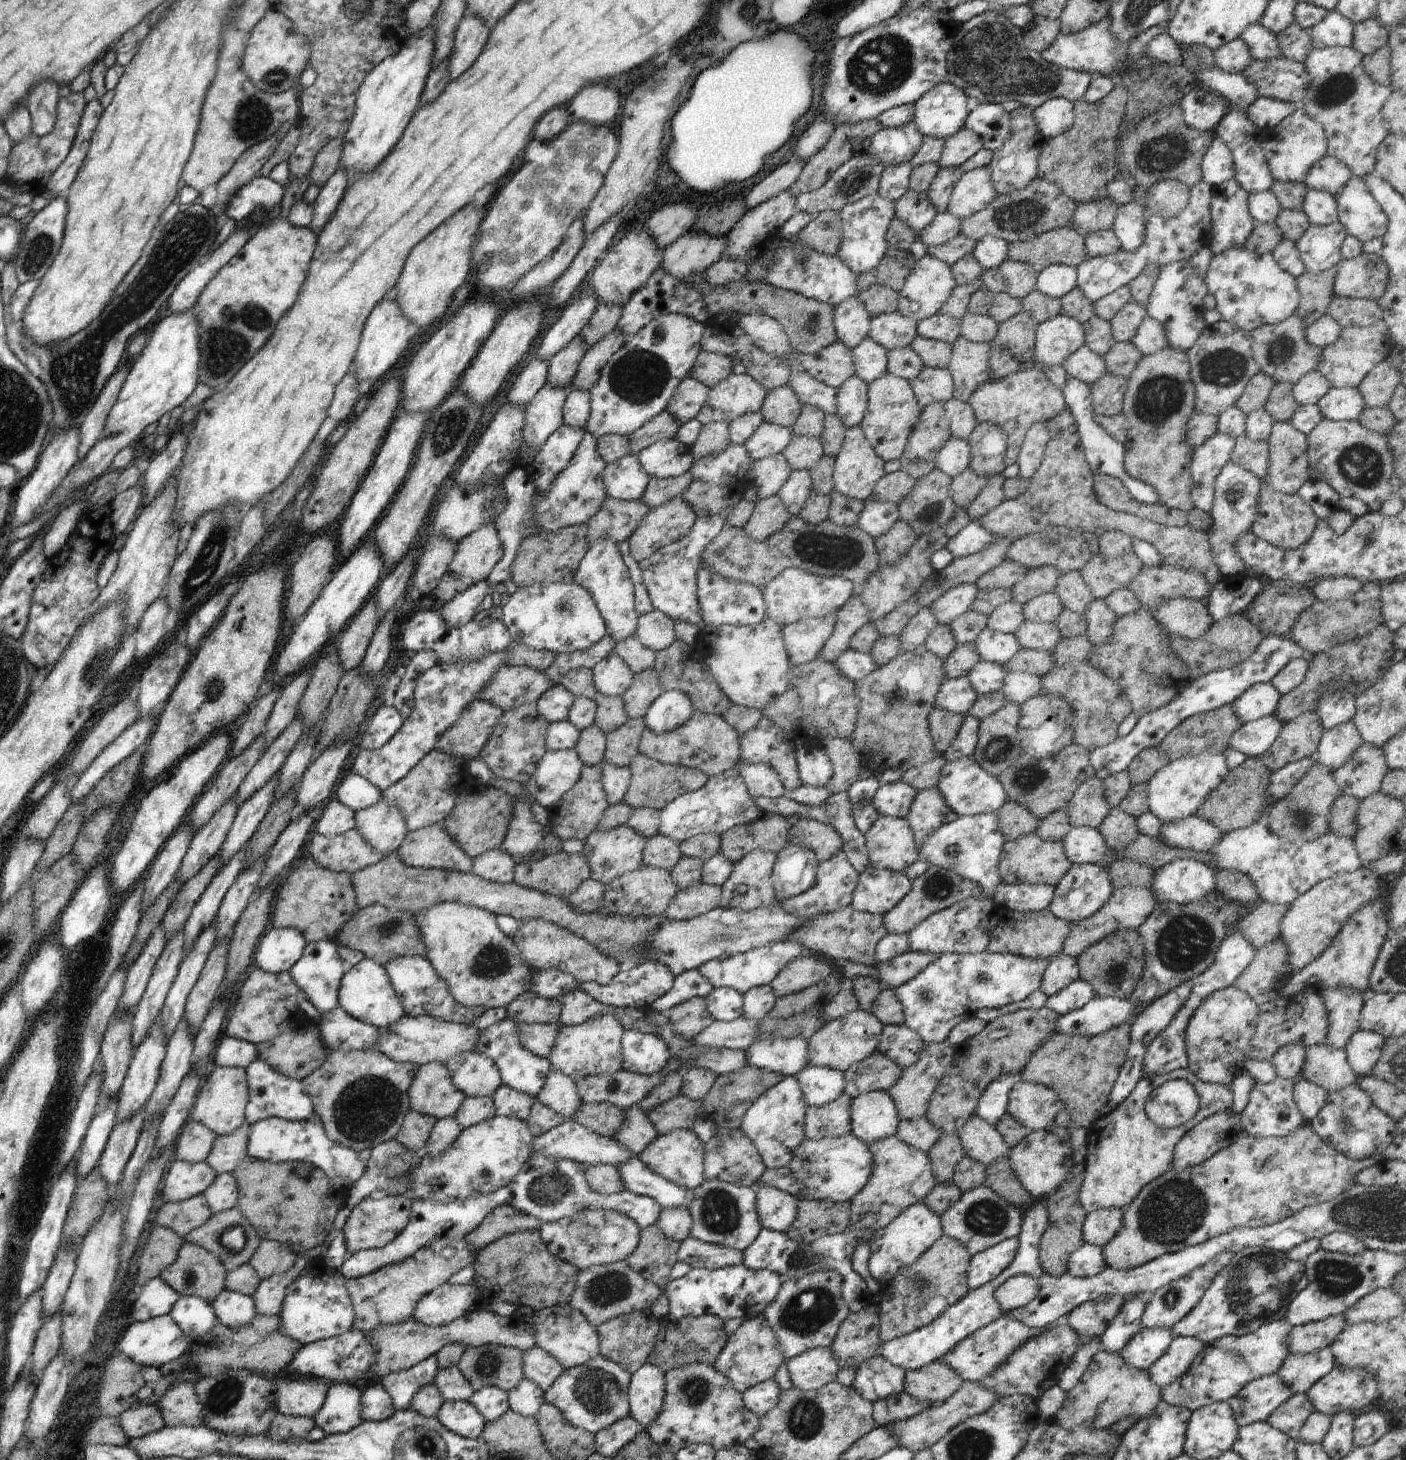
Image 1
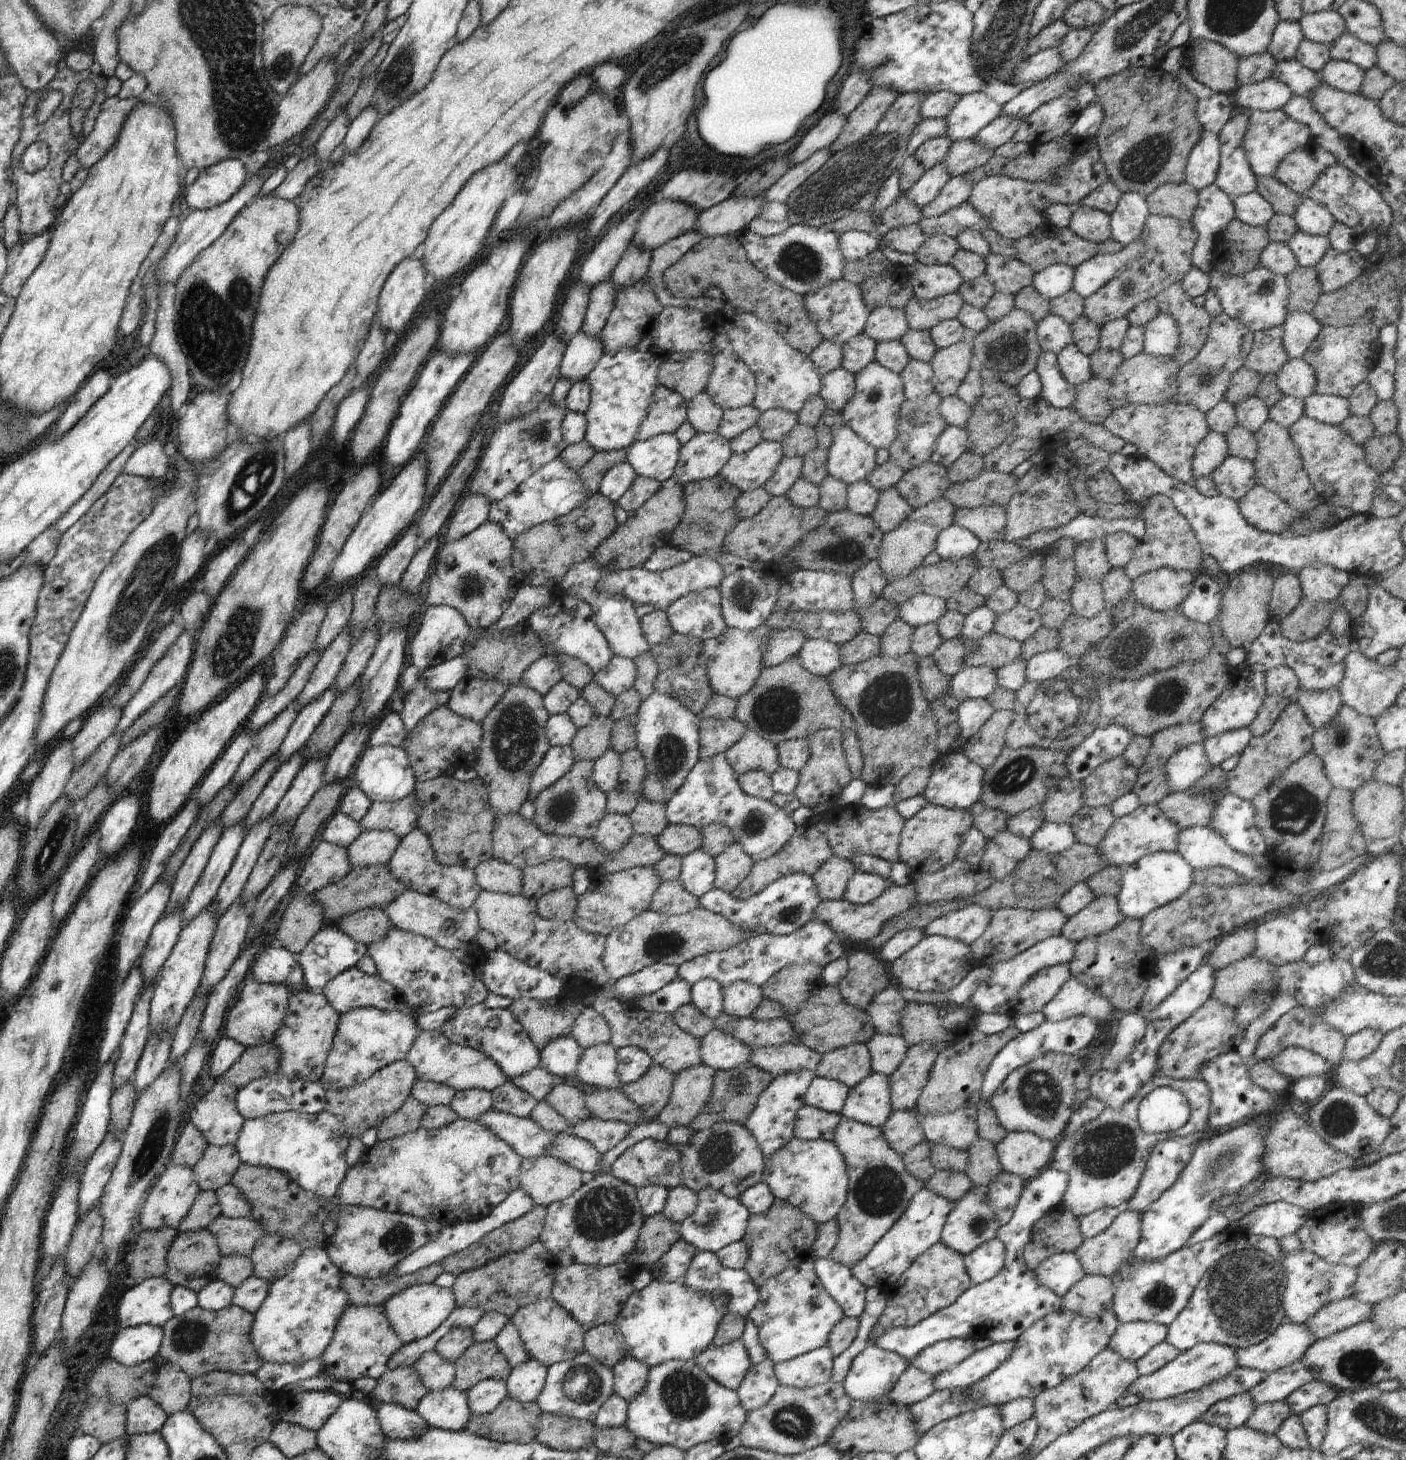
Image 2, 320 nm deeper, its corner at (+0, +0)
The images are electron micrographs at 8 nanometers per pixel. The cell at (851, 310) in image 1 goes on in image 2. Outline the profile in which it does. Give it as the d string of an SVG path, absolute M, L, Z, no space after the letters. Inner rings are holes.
M843 278L829 282L814 292L803 296L804 306L810 317L810 322L817 326L818 332L824 339L843 345L853 336L863 332L869 315L869 308L863 301L860 285L851 283Z

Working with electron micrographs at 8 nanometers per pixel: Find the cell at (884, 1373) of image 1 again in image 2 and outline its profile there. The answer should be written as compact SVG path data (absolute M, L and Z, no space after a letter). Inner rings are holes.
M868 1344L852 1361L841 1385L852 1400L888 1396L908 1366L909 1362L899 1354Z

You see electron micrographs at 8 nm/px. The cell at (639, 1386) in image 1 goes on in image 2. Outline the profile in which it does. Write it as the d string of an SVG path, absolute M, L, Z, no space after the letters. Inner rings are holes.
M630 1355L622 1357L612 1368L613 1392L626 1402L632 1400L638 1393L642 1393L647 1383L647 1367L642 1361Z

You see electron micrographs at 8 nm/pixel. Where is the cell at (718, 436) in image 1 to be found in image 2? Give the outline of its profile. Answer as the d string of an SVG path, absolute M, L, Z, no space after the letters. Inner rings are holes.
M704 390L687 401L687 421L698 433L717 432L724 410Z

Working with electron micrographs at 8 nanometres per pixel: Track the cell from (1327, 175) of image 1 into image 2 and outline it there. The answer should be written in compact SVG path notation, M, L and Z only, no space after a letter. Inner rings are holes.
M1314 139L1301 149L1288 153L1279 163L1274 178L1285 184L1292 192L1302 196L1322 169L1332 166L1337 160Z

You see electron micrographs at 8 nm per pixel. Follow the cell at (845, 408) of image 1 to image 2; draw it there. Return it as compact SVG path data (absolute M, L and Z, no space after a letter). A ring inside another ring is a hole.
M841 366L822 375L820 395L828 409L841 412L855 391L855 374Z

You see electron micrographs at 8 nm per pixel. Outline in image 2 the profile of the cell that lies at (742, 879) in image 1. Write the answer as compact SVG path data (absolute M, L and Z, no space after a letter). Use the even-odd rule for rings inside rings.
M733 842L725 851L722 851L722 854L718 854L713 859L715 862L714 889L727 893L738 889L740 882L750 874L756 863L738 842Z

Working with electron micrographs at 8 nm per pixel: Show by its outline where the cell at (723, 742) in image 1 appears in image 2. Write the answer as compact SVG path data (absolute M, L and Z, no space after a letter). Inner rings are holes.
M702 718L699 727L699 760L725 753L748 729L736 718Z

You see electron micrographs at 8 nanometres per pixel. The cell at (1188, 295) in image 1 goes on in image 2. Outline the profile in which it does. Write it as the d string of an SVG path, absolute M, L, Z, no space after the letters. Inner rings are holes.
M1160 313L1145 326L1143 352L1155 357L1172 357L1180 342L1177 322Z

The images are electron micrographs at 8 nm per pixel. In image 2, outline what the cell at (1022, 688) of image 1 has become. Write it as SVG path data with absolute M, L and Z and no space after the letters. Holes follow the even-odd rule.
M1059 648L1047 650L1027 660L1027 680L1039 683L1052 680L1074 665L1074 659L1064 654Z

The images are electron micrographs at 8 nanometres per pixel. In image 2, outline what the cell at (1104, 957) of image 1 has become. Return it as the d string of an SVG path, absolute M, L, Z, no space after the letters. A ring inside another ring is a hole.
M1126 917L1110 932L1075 943L1075 955L1069 962L1071 976L1088 988L1104 995L1115 1010L1129 1013L1141 1004L1148 979L1155 971L1155 959L1141 943L1141 919Z

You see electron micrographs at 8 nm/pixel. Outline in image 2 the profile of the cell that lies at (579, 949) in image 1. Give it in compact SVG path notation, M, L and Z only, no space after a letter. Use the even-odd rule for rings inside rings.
M482 890L472 907L476 909L480 928L487 930L495 938L498 949L511 954L528 966L542 969L558 977L567 991L579 992L581 998L596 993L606 982L610 982L603 963L606 942L604 935L585 933L573 920L561 923L556 919L542 918L537 913L536 900L526 898L522 894L509 895Z

